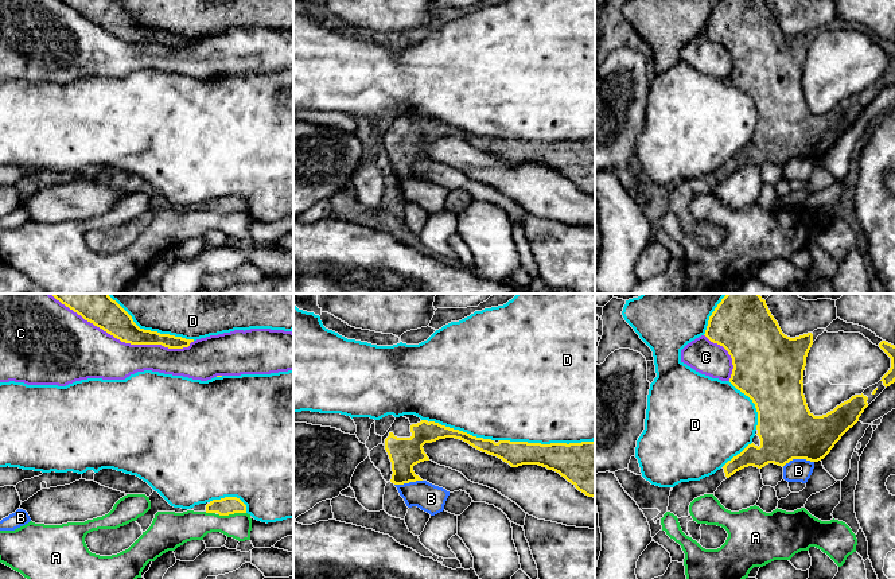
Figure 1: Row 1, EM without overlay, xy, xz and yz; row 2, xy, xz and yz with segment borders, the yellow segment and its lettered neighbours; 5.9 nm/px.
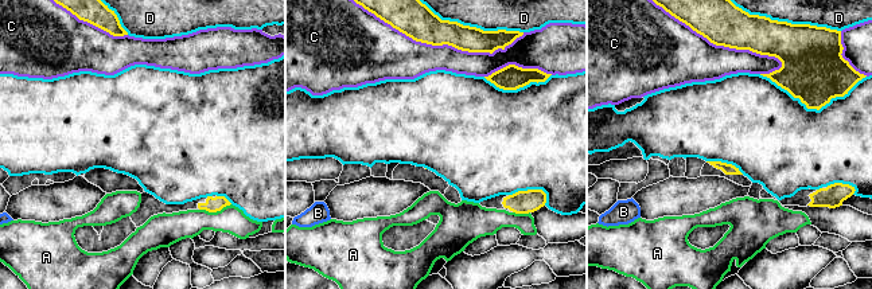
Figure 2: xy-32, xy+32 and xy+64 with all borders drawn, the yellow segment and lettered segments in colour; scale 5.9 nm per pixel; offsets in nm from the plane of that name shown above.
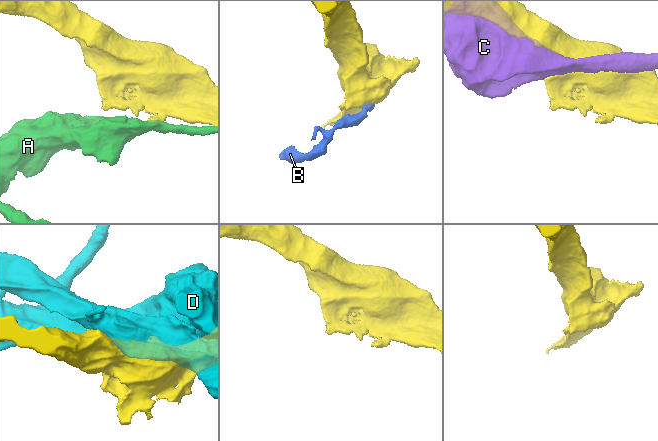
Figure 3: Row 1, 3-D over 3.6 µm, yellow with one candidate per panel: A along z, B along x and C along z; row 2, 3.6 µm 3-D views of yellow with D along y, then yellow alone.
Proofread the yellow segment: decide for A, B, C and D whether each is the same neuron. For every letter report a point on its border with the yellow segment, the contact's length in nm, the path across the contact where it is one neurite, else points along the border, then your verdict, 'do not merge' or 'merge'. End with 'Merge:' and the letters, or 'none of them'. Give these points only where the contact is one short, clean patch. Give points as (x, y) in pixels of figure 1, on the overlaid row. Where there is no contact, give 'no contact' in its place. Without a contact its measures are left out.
A: meets yellow in xy at (232, 513); contact 170 nm long; do not merge
B: meets yellow in yz at (797, 458); contact 190 nm long; border along yz (813, 461), (790, 459), (782, 466); do not merge
C: meets yellow in xy at (121, 341); contact 900 nm long; do not merge
D: meets yellow in xz at (547, 445); contact 550 nm long; do not merge
Merge: none of them

